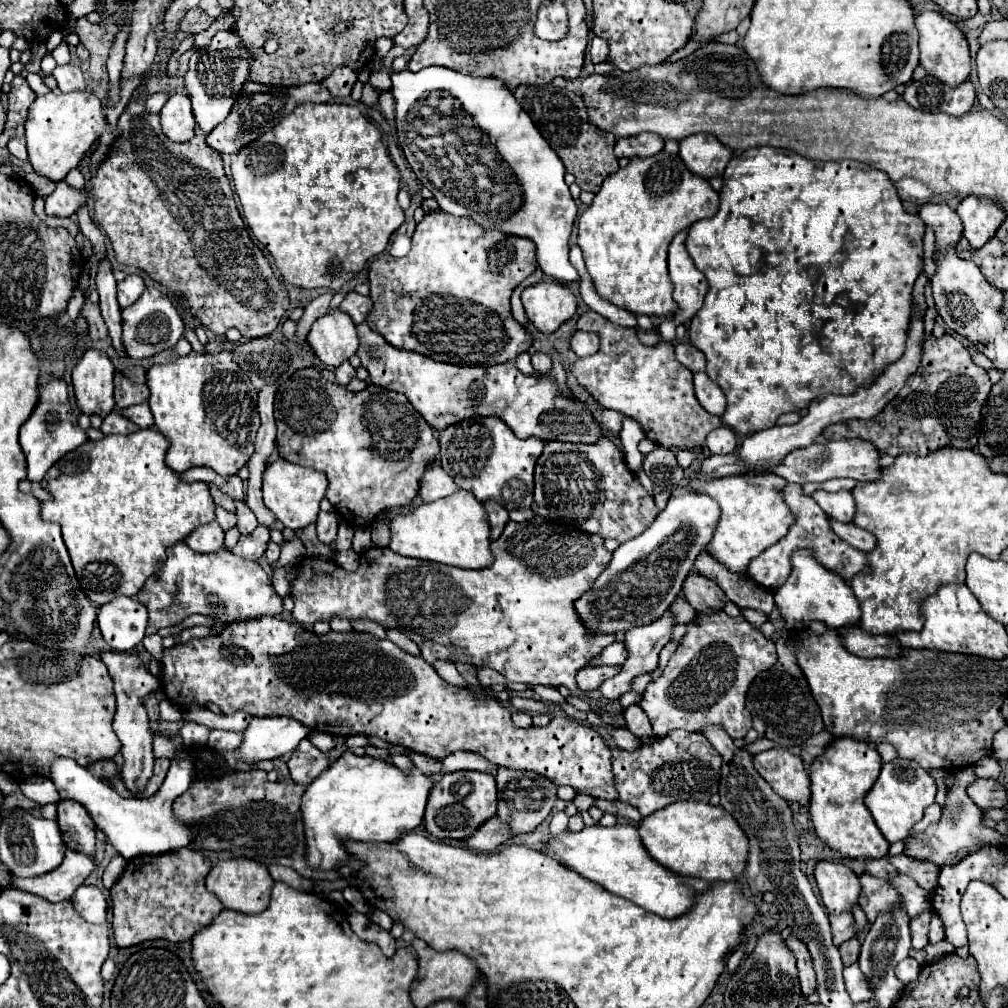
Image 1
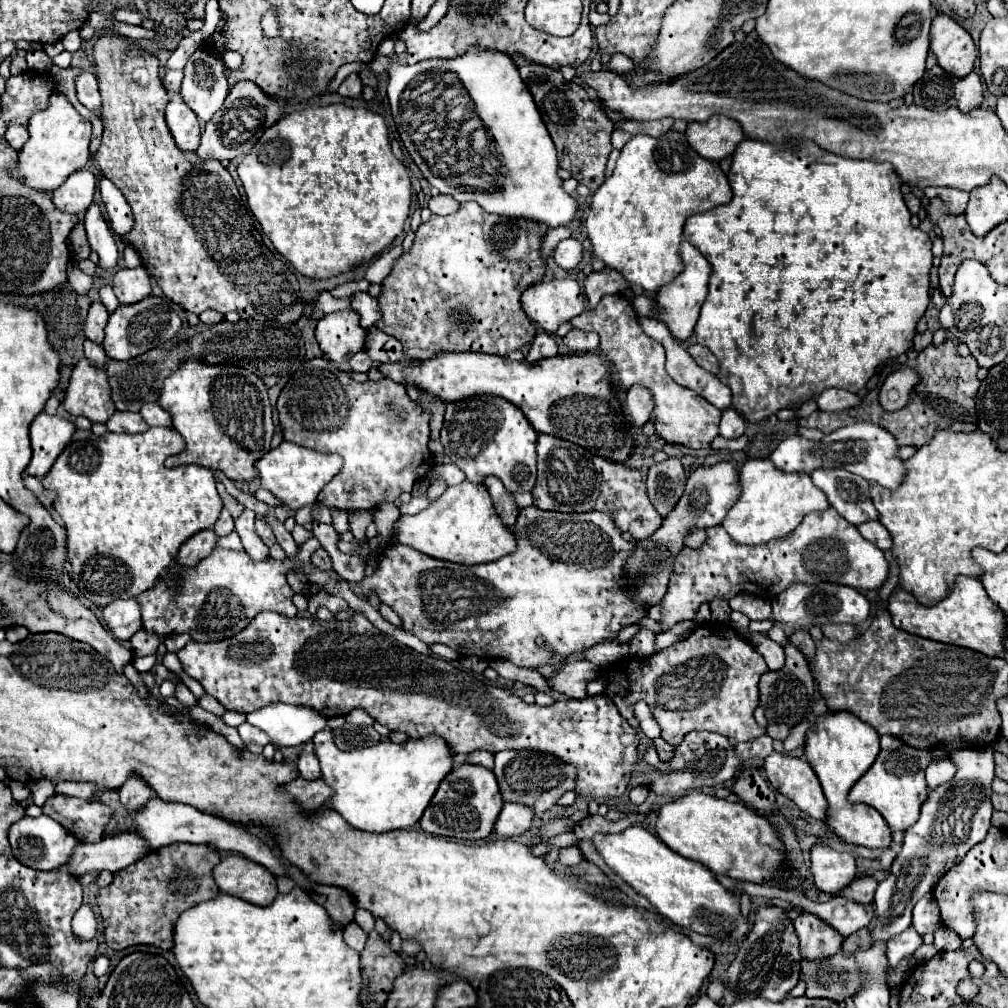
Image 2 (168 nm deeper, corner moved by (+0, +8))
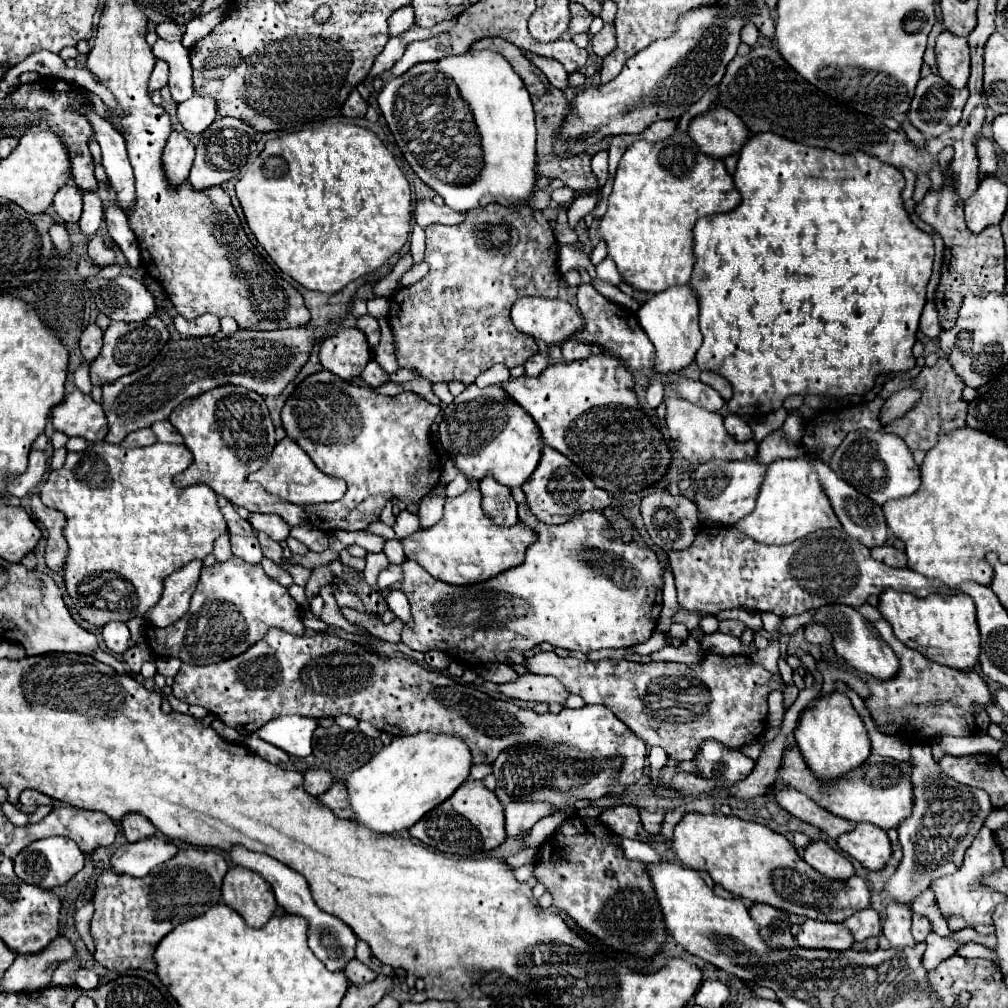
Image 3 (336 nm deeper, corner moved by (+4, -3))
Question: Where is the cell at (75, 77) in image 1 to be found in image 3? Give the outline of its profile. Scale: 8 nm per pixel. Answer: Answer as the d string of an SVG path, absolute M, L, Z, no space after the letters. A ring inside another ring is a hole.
M90 105L84 113L88 123L92 125L94 139L100 143L102 149L102 165L106 169L106 175L118 193L116 205L128 211L134 203L134 183L132 183L132 167L128 163L128 155L124 151L124 137L104 119L98 115L98 111Z

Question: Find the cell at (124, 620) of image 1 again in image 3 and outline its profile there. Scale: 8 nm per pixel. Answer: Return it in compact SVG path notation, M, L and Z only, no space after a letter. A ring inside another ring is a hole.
M110 621L102 627L102 639L106 643L106 647L116 653L122 655L128 647L130 647L130 631L126 623L120 621Z

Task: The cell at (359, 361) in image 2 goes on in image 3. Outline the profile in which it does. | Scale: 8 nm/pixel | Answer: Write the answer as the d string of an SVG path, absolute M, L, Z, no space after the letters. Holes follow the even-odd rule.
M368 361L366 367L364 367L362 373L360 373L360 379L362 379L366 385L370 385L370 387L378 387L378 385L382 385L382 383L388 381L388 373L384 373L374 361Z

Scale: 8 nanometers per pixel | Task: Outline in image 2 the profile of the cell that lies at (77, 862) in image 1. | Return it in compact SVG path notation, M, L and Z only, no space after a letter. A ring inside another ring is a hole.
M124 832L118 836L104 838L96 844L78 844L74 856L64 868L70 870L70 874L78 874L78 876L96 870L118 872L134 864L148 852L152 852L152 848L144 844L142 836L136 836L134 832Z

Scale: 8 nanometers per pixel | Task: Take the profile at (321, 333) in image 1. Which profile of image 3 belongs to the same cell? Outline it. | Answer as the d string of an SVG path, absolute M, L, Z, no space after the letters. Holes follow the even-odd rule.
M342 327L320 345L320 363L336 377L350 381L370 361L370 345L358 327Z

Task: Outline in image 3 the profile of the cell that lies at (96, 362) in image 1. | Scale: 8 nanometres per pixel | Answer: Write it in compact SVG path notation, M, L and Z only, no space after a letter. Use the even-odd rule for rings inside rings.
M78 387L64 397L64 403L52 409L52 423L56 431L68 437L84 437L86 441L102 441L108 431L102 405L90 395L84 395Z

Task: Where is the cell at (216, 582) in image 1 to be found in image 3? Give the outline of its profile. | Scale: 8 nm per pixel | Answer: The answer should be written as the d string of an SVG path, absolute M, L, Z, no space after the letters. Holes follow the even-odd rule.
M230 557L224 563L202 567L188 613L164 629L148 625L146 643L160 657L178 657L184 663L208 665L244 653L270 627L302 635L304 625L300 617L302 607L288 595L286 587L264 573L262 565L250 565L240 557Z

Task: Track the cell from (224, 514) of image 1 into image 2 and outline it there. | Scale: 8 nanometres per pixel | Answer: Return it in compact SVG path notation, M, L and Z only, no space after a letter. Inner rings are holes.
M224 510L214 526L214 532L216 532L216 536L228 536L232 530L234 530L234 518L230 516L228 510Z

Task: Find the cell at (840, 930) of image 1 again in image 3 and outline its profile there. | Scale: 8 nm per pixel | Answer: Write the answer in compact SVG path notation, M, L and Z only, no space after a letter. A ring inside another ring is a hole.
M868 907L864 911L856 911L854 915L846 917L842 921L842 925L852 933L854 941L864 941L868 937L878 937L880 931L882 931L880 915L872 907Z

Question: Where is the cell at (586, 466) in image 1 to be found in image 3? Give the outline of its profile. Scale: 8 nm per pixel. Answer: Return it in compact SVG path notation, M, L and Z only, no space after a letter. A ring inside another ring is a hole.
M544 447L542 459L536 467L536 471L530 475L528 483L524 483L522 491L526 493L530 511L542 521L542 523L566 523L572 517L576 517L580 511L604 511L604 509L616 509L612 495L600 487L596 487L574 463L558 453L552 447Z

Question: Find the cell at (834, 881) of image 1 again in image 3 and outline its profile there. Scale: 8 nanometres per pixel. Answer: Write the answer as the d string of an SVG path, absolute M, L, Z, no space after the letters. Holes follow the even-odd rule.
M812 841L804 853L802 859L820 871L828 879L838 879L838 881L848 881L848 877L854 875L854 867L850 859L838 851L834 851L828 843L824 841Z

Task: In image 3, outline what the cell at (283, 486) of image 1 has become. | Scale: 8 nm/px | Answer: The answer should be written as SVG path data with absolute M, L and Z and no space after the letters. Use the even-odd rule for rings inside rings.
M288 437L276 443L266 465L260 471L248 475L248 481L258 481L270 495L284 499L288 503L300 505L300 507L318 505L324 501L338 501L338 499L342 499L342 495L346 491L344 479L320 473L320 469L312 463L312 459L296 443L292 443L292 439L288 439Z

